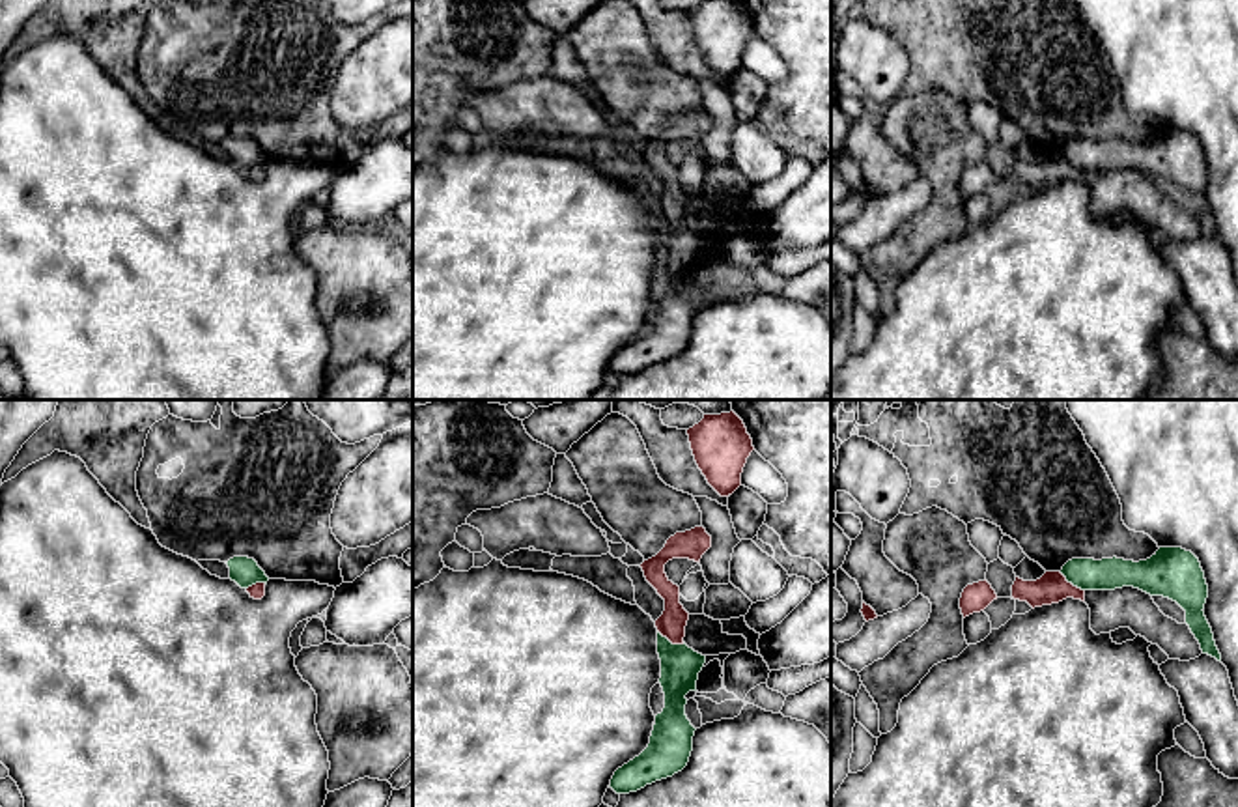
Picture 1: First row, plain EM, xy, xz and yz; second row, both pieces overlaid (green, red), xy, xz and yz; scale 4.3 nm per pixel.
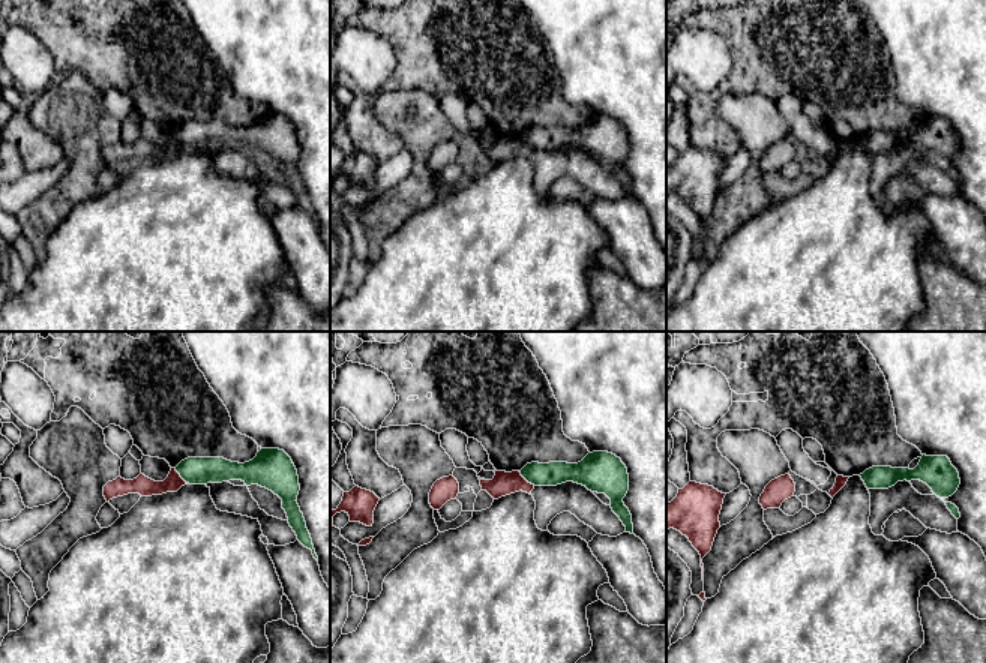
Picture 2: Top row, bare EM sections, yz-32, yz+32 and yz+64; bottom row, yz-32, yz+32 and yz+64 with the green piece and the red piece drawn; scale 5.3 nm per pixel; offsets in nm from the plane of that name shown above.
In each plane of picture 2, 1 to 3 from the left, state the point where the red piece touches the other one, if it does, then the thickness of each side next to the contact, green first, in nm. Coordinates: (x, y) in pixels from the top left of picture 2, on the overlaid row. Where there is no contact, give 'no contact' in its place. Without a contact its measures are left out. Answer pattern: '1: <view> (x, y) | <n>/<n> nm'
1: yz-32 (180, 476) | 140/100 nm
2: yz+32 (527, 480) | 130/130 nm
3: no contact

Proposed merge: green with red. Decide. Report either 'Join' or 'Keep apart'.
Keep apart

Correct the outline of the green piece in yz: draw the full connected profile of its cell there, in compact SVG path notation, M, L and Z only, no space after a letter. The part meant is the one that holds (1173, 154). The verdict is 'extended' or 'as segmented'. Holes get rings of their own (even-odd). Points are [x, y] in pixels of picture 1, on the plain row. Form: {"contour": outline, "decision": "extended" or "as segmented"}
{"contour": "M1160 129L1147 142L1124 140L1072 140L1061 155L1081 172L1139 170L1150 177L1163 177L1186 192L1186 205L1201 226L1203 235L1221 243L1212 209L1204 198L1208 166L1199 140L1182 129Z", "decision": "as segmented"}

